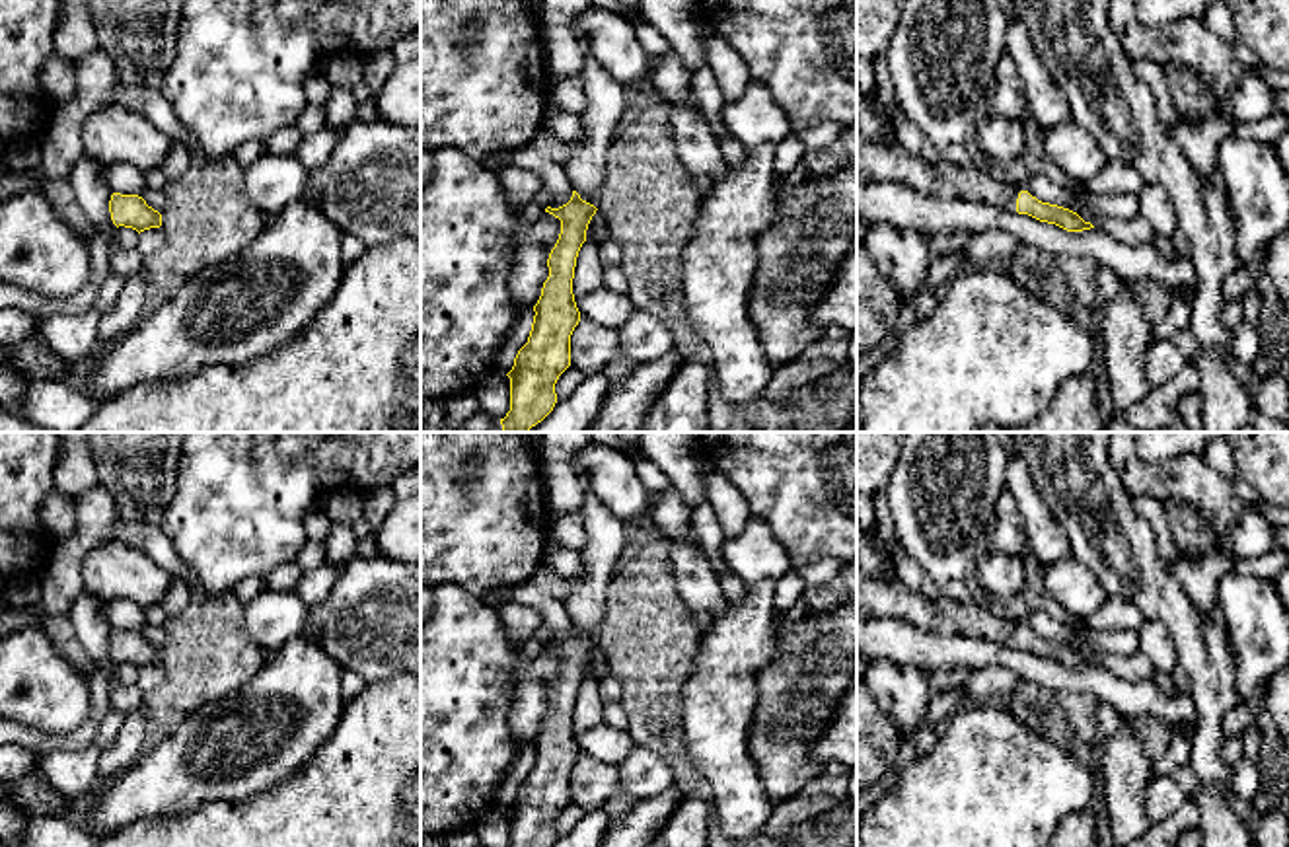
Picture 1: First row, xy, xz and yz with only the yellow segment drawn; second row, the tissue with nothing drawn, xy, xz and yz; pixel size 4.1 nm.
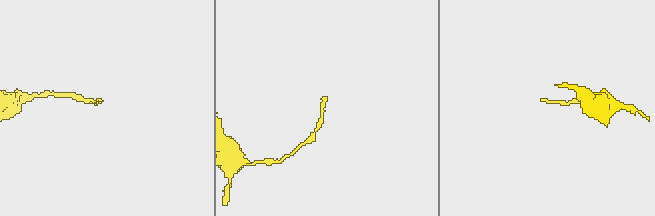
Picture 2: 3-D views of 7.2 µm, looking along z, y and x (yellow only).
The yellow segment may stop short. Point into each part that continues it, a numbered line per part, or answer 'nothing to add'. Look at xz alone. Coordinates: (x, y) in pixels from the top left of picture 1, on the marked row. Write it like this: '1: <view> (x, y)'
nothing to add

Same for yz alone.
1: yz (877, 162)

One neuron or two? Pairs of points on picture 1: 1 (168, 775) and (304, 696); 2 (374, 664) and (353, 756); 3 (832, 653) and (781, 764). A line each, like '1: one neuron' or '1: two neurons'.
1: one neuron
2: two neurons
3: one neuron

